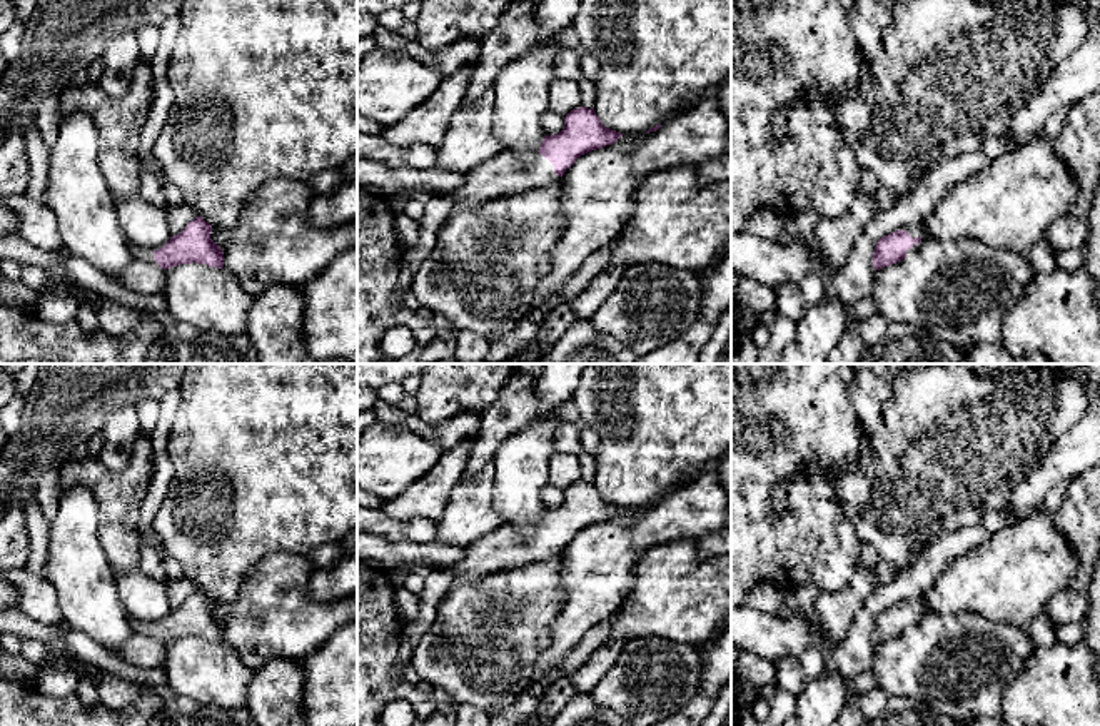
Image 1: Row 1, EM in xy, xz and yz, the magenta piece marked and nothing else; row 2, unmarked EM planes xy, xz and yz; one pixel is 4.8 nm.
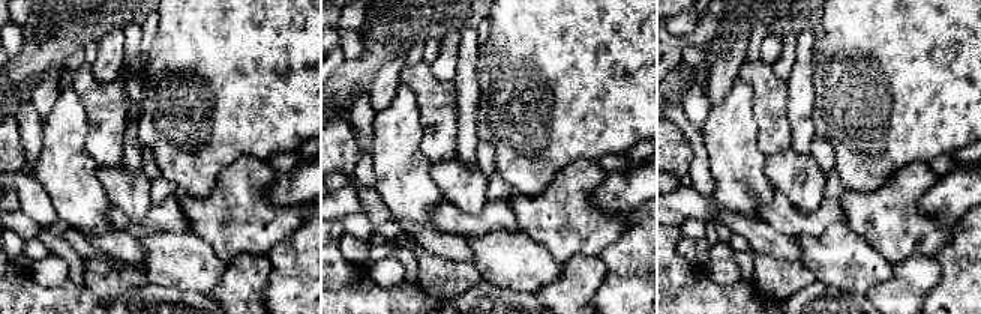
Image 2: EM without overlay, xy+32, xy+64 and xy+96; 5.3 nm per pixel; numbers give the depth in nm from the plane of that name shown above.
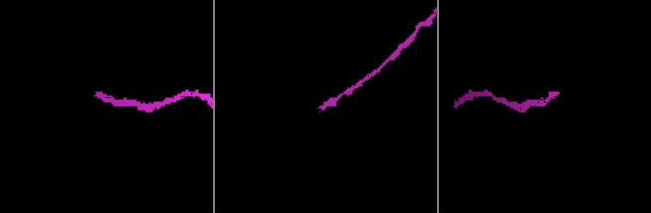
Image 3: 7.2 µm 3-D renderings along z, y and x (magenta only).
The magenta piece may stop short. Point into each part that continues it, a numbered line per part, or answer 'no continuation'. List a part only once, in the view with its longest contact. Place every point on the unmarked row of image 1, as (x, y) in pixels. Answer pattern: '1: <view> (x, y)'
1: yz (915, 604)

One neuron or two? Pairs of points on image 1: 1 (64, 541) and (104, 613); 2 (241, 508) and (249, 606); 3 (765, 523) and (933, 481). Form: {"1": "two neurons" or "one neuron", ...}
{"1": "one neuron", "2": "two neurons", "3": "two neurons"}

